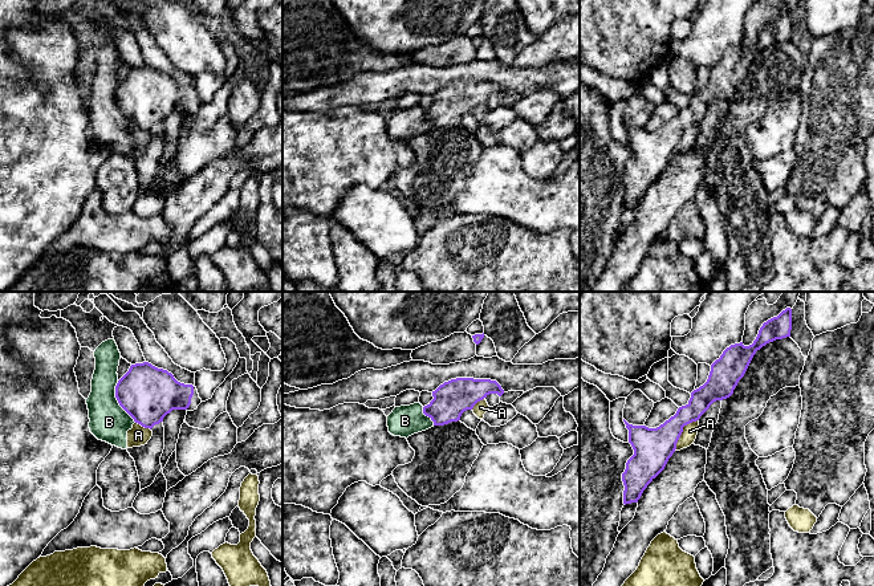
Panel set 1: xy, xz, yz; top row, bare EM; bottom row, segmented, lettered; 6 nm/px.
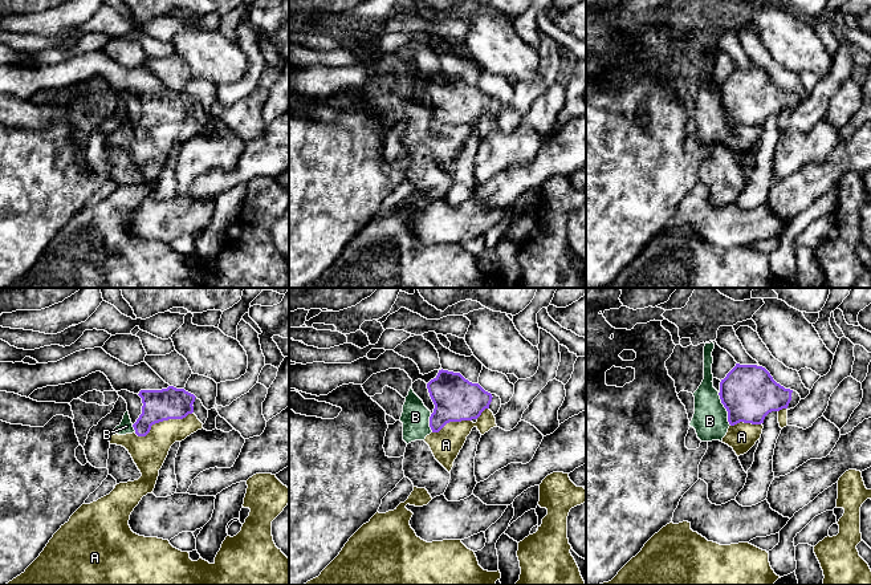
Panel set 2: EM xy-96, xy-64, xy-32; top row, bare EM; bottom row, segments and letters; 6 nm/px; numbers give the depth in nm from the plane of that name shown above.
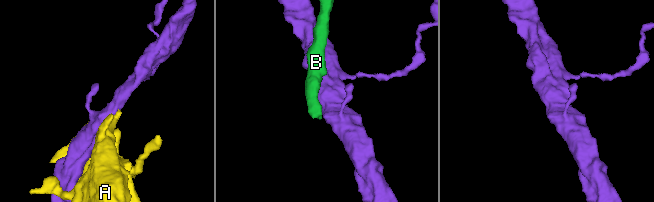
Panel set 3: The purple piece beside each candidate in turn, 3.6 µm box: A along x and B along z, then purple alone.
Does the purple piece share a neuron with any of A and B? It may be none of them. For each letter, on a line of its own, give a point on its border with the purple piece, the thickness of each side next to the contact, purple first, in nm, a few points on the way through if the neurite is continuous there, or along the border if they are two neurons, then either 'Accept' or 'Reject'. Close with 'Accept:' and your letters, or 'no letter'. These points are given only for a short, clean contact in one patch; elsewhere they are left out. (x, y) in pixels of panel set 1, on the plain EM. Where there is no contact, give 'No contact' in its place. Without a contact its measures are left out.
A: Touches purple at yz (682, 134). Thickness 240 nm (purple) against 90 nm. Reject
B: Touches purple at xy (118, 105). Thickness 340 nm (purple) against 240 nm. Reject
Accept: no letter

